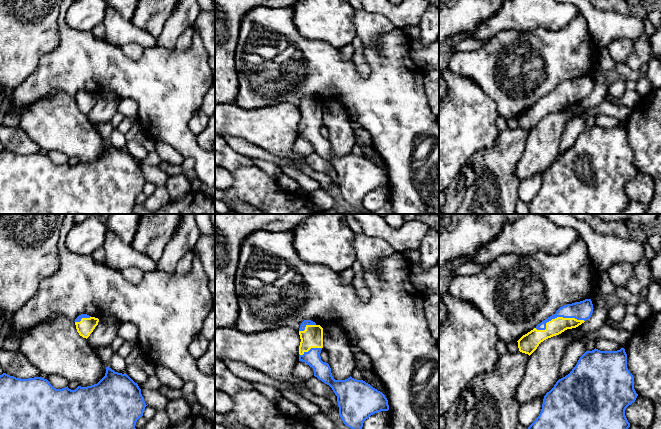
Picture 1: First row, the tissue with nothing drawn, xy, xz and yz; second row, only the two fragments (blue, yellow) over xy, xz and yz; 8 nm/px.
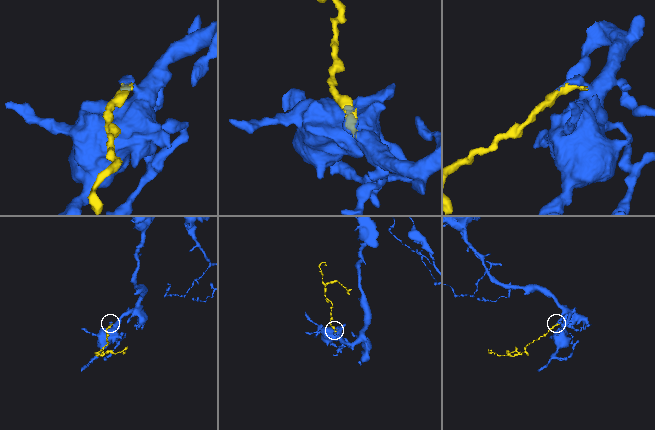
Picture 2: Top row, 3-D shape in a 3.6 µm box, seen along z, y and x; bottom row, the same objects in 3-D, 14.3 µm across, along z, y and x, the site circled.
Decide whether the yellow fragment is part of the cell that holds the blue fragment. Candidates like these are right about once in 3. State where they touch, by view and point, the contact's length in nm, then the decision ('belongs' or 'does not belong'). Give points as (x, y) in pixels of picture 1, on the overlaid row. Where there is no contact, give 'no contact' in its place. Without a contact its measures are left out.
yz (557, 316) | 400 nm | belongs

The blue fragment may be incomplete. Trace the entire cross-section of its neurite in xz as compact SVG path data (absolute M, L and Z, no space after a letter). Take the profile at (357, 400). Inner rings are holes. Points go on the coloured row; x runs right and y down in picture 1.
M304 320L300 325L299 335L301 339L299 361L305 362L312 367L314 376L332 388L337 396L339 415L347 427L362 429L364 421L371 415L389 410L388 400L385 395L365 381L356 380L351 376L345 380L335 380L333 378L329 364L323 362L320 356L323 348L323 328L320 325L311 320Z

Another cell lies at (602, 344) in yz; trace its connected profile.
M608 339L597 340L595 348L600 351L617 351L620 350L621 348L625 349L625 347L622 347L617 342Z

